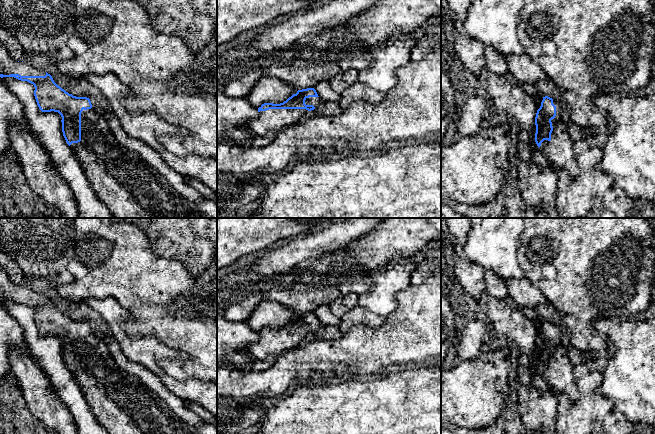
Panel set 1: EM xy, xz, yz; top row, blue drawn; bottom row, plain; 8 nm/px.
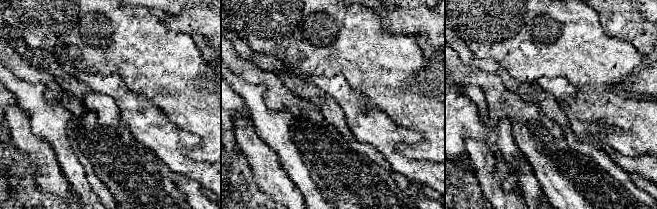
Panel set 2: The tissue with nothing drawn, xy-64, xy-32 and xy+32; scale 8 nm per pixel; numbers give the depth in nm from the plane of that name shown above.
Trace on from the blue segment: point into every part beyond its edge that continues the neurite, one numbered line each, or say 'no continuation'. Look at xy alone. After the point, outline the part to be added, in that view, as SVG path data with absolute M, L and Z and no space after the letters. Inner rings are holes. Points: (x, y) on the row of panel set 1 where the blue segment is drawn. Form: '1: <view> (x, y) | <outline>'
1: xy (130, 187) | M93 108L81 113L81 141L70 145L81 164L96 196L107 206L114 218L202 218L196 204L176 191L156 168L133 151L123 148L107 121Z

